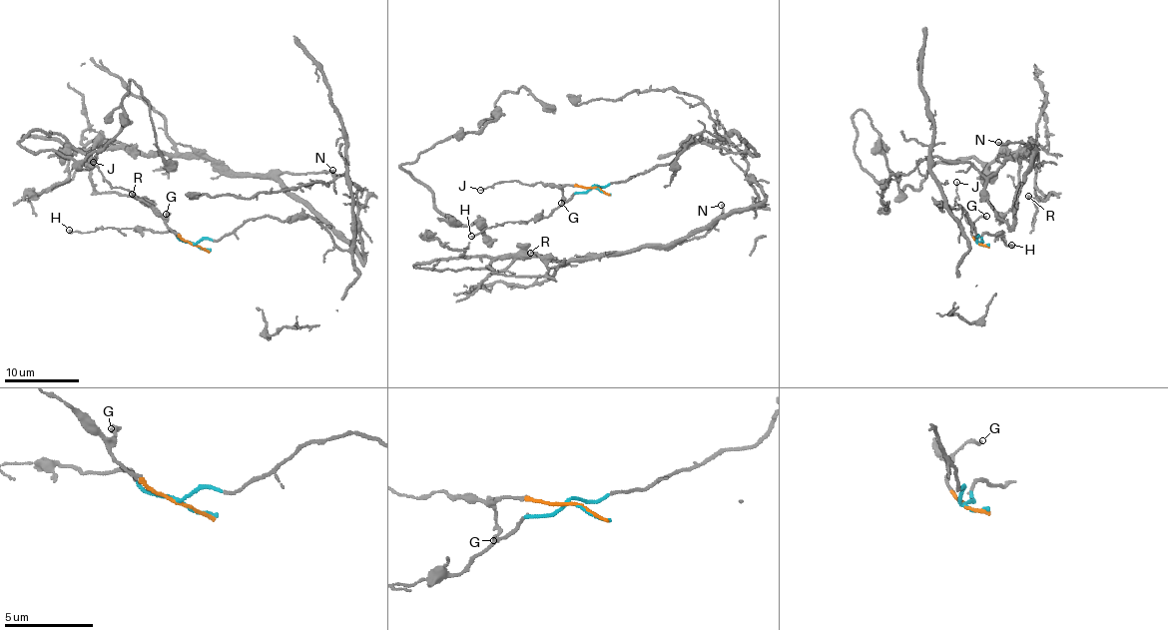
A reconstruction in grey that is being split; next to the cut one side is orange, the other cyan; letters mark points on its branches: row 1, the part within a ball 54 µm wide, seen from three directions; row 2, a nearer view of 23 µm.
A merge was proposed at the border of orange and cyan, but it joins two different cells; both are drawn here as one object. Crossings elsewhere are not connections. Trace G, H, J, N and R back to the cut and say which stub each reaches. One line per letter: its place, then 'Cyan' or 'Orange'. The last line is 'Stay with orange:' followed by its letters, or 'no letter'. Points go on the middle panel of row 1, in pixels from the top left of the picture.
G: Place: (561, 203). Orange
H: Place: (471, 236). Cyan
J: Place: (480, 190). Orange
N: Place: (721, 205). Cyan
R: Place: (530, 253). Cyan
Stay with orange: G, J

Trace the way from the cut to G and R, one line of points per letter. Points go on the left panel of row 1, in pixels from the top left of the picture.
G: (200, 248), (180, 239), (169, 227), (165, 213)
R: (200, 248), (305, 217), (348, 249), (360, 190), (364, 261), (200, 158), (104, 148), (90, 181), (132, 195)

